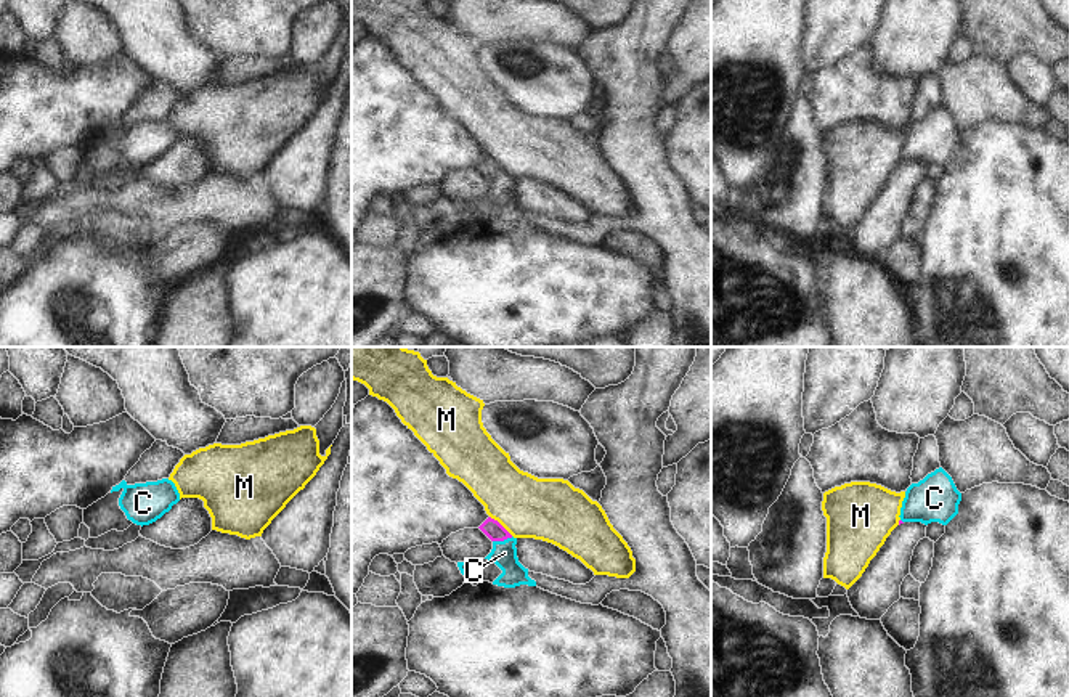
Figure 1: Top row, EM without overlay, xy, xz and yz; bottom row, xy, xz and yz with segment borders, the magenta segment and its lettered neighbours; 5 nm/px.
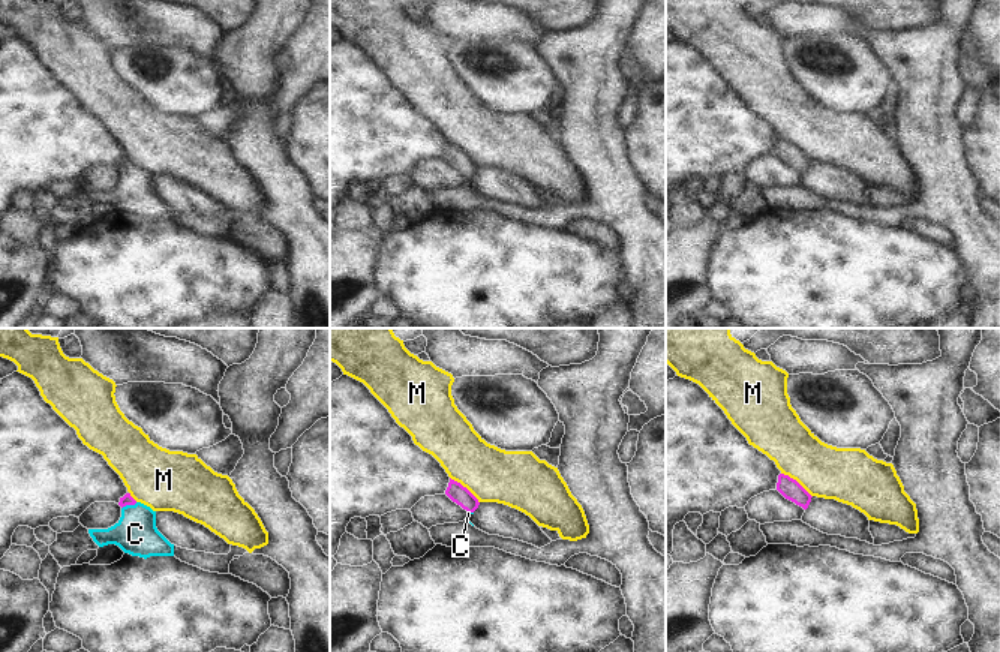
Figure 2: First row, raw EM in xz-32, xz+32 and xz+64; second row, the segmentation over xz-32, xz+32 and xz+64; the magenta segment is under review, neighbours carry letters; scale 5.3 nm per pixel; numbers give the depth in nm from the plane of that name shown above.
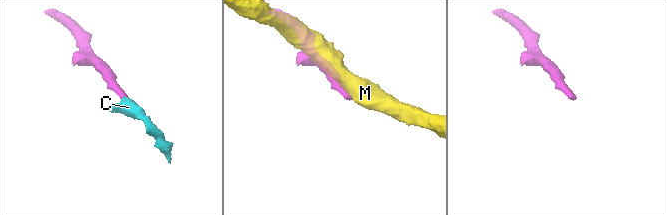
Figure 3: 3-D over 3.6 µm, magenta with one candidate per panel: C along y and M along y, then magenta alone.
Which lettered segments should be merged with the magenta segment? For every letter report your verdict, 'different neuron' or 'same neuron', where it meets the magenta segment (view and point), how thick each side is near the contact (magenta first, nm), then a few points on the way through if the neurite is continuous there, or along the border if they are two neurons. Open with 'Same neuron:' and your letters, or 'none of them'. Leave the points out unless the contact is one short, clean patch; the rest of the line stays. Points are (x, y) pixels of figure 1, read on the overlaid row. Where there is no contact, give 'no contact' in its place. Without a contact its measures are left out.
Same neuron: C
C: same neuron; meets magenta in xz at (503, 540); 90 nm thick on the magenta side, 130 nm on the other; runs through xz (490, 527), (503, 540), (504, 553)
M: different neuron; meets magenta in xz at (499, 524); 90 nm thick on the magenta side, 300 nm on the other

